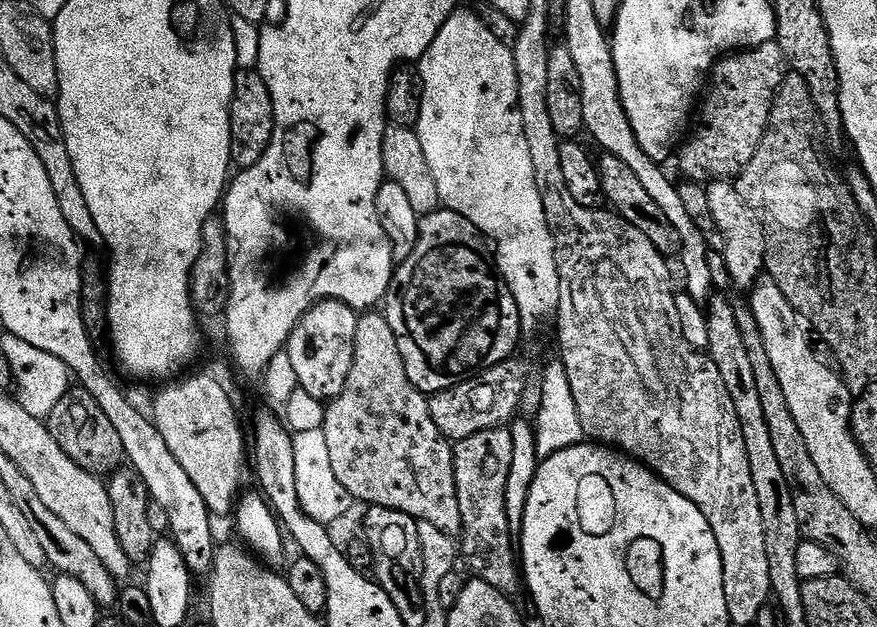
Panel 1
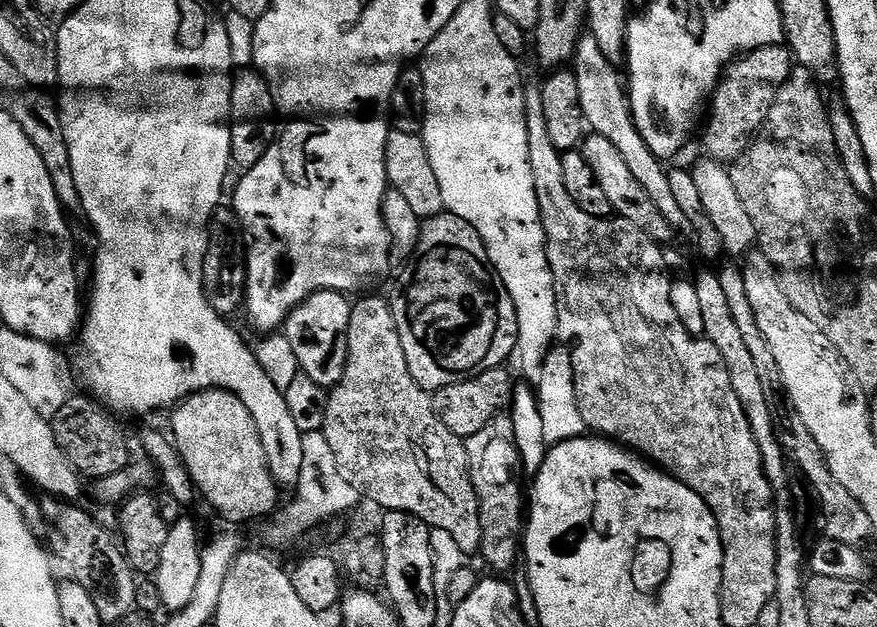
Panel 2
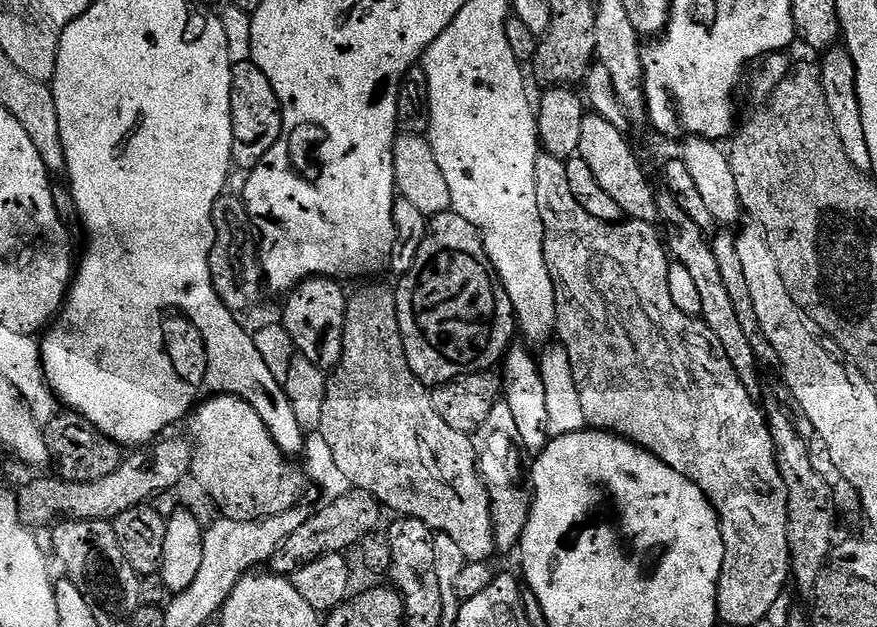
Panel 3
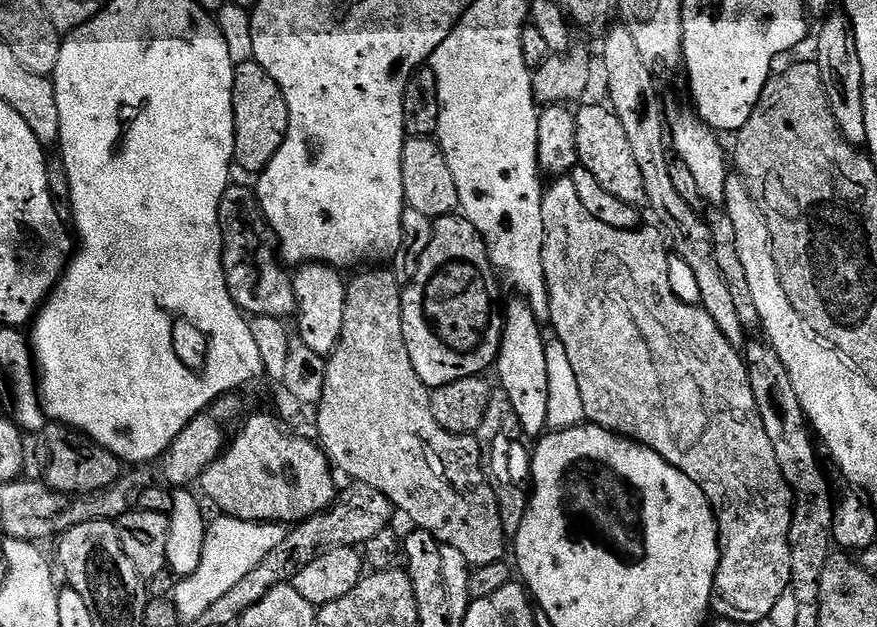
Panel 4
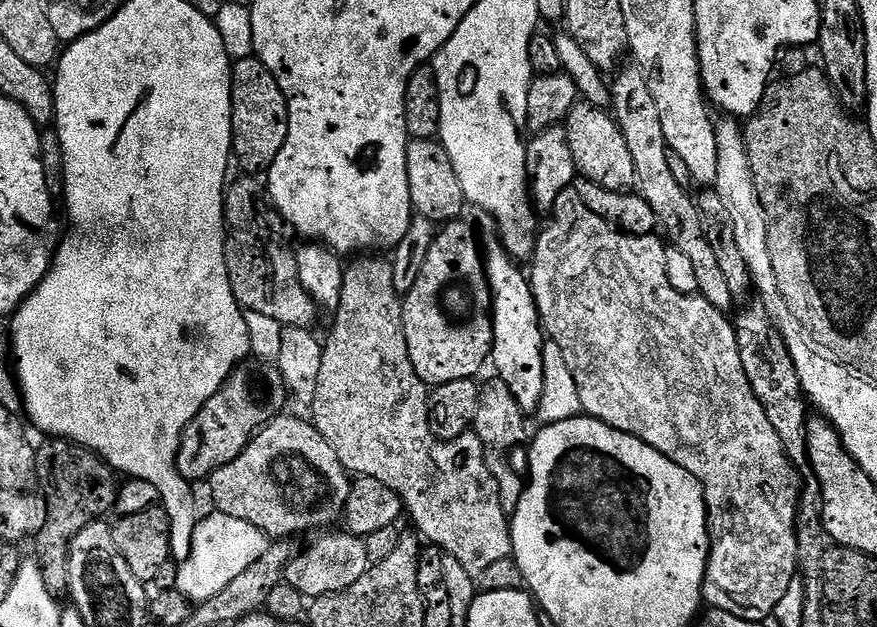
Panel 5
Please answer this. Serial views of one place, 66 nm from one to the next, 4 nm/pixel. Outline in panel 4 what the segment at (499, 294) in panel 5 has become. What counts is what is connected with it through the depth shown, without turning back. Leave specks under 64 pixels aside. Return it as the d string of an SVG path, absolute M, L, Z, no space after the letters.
M519 296L513 297L504 308L504 328L500 339L499 354L494 365L498 372L499 387L506 393L518 416L520 429L527 436L538 438L545 433L549 402L549 378L547 377L545 339L542 338L540 321L530 310L529 304Z

